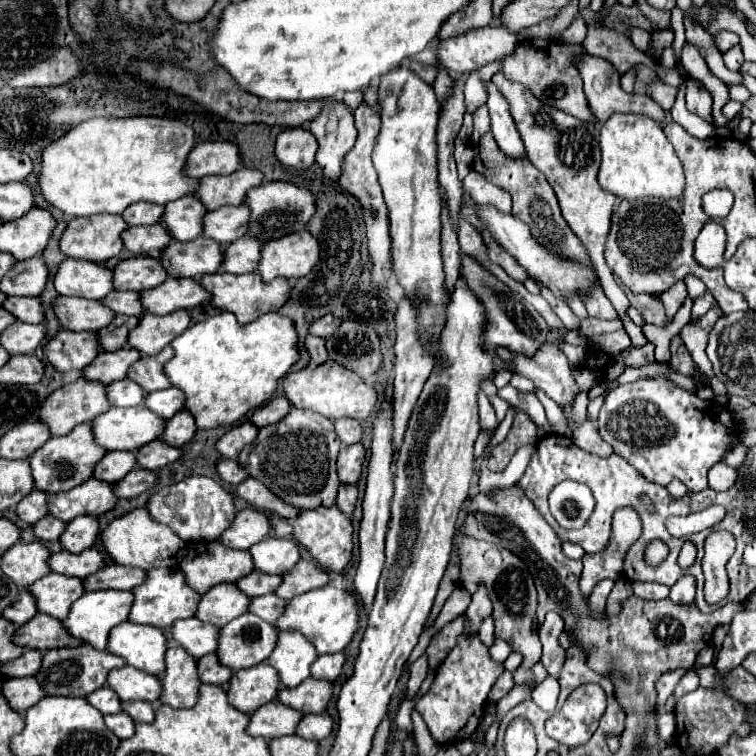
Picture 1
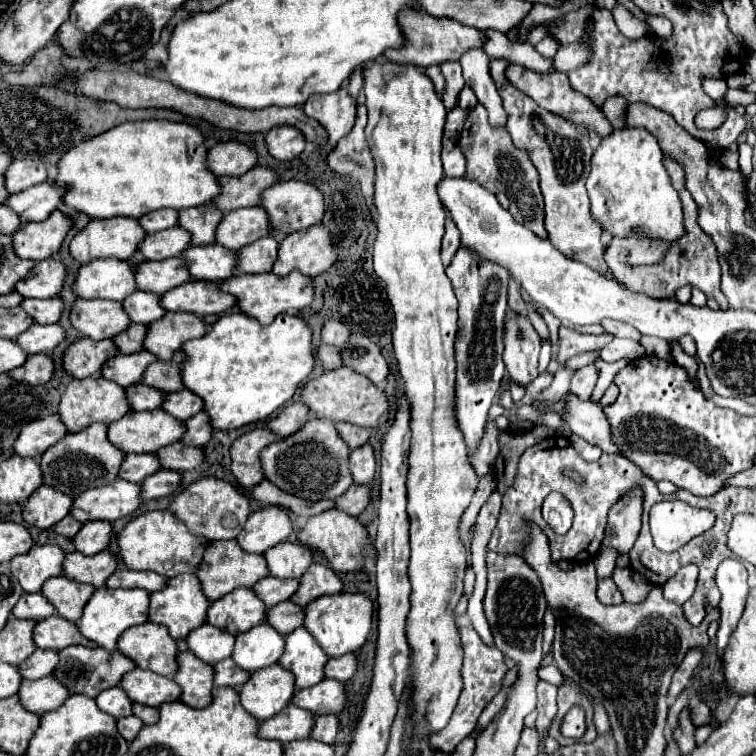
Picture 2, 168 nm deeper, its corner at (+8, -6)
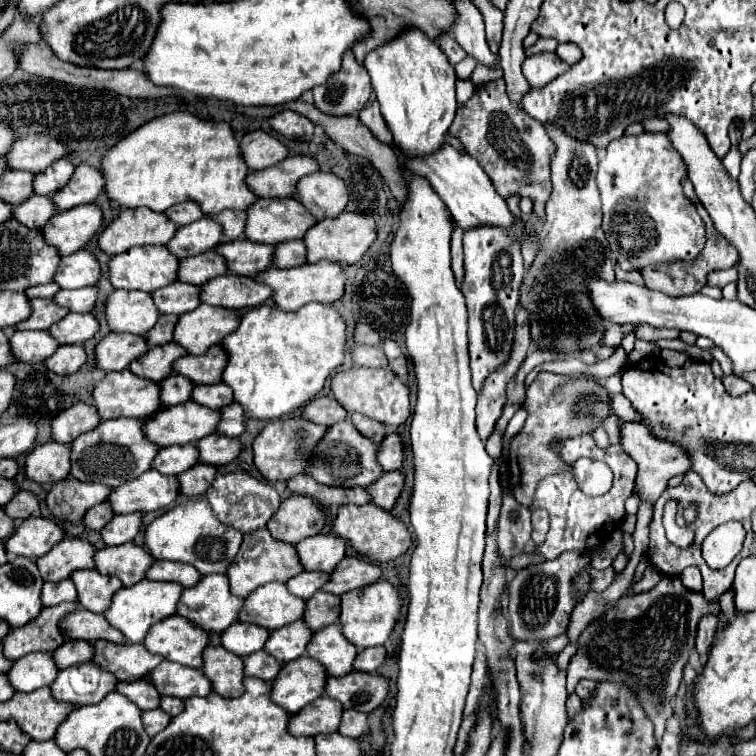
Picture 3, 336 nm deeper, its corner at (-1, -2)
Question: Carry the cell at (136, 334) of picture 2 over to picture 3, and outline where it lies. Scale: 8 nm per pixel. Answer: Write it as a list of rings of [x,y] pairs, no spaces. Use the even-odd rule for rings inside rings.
[[[164,314],[160,316],[158,324],[152,328],[152,332],[148,334],[148,340],[150,340],[150,346],[160,346],[160,344],[166,344],[166,342],[172,342],[174,338],[174,328],[178,324],[178,318],[176,314]]]

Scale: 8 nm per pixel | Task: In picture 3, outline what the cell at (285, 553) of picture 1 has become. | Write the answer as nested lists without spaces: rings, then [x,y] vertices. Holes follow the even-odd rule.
[[[318,534],[296,544],[304,570],[332,572],[346,556],[346,542],[334,534]]]

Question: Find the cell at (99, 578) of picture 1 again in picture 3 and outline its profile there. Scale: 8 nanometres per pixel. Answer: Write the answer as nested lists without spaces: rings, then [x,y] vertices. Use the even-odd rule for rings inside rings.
[[[156,560],[152,564],[152,568],[148,570],[150,580],[170,580],[170,582],[178,582],[184,584],[186,588],[194,586],[200,582],[202,574],[186,562],[164,562],[164,560]]]

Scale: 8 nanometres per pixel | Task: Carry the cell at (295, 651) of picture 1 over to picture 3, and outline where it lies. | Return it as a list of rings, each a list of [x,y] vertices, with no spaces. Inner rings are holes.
[[[338,624],[314,632],[314,640],[310,642],[308,648],[308,656],[320,660],[330,676],[344,676],[352,672],[356,654],[358,648],[346,640]]]

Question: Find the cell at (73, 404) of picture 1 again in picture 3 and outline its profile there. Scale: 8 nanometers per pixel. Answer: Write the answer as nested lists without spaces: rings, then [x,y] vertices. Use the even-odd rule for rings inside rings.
[[[130,370],[108,372],[106,378],[102,382],[98,382],[96,388],[94,388],[94,406],[98,408],[102,420],[120,418],[120,416],[148,418],[154,412],[158,412],[160,406],[162,406],[162,402],[160,402],[160,382],[136,376]]]

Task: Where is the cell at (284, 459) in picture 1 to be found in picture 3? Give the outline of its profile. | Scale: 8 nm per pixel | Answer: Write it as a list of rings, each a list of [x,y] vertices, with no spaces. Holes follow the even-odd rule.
[[[342,420],[330,426],[330,434],[326,434],[322,444],[318,444],[314,454],[314,464],[306,474],[312,476],[314,480],[320,480],[320,484],[328,484],[328,486],[342,486],[342,488],[368,486],[384,474],[382,466],[376,460],[376,454],[378,454],[378,444],[362,436],[354,428],[354,424],[350,424],[350,420]]]

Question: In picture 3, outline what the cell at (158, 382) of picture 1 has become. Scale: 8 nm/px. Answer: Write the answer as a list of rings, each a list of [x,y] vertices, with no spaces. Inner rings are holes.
[[[222,346],[210,348],[210,352],[202,356],[186,354],[174,362],[174,372],[190,376],[194,384],[218,384],[222,380],[222,372],[226,368],[228,354]]]

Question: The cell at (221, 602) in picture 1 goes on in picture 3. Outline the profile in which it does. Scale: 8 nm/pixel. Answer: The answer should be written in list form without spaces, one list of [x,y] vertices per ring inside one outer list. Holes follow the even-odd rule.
[[[270,582],[246,598],[240,618],[252,618],[252,624],[262,624],[264,628],[276,630],[300,620],[304,608],[306,600],[288,592],[286,584]]]

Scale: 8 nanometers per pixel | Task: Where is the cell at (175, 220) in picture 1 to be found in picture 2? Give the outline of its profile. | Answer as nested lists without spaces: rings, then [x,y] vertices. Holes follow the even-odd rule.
[[[203,204],[203,206],[179,210],[177,224],[191,234],[191,246],[203,246],[203,244],[213,242],[215,228],[221,216],[223,214],[219,212],[219,208]]]

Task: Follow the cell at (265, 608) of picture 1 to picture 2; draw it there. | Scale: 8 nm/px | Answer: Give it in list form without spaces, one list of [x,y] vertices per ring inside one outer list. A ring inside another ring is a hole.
[[[281,602],[267,610],[267,622],[271,628],[275,628],[279,634],[289,634],[293,628],[299,628],[303,624],[303,608],[293,602]]]

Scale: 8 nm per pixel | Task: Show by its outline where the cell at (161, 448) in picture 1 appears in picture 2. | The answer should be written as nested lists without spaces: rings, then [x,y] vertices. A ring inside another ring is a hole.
[[[177,442],[161,448],[161,452],[157,450],[157,458],[161,462],[161,468],[183,472],[197,468],[203,462],[203,450],[193,446],[183,446],[181,442]]]

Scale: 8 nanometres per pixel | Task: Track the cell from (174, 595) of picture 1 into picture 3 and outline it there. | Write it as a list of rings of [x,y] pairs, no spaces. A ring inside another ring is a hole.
[[[224,574],[204,576],[194,588],[186,588],[178,602],[178,614],[210,632],[224,632],[238,620],[244,598],[230,592]]]

